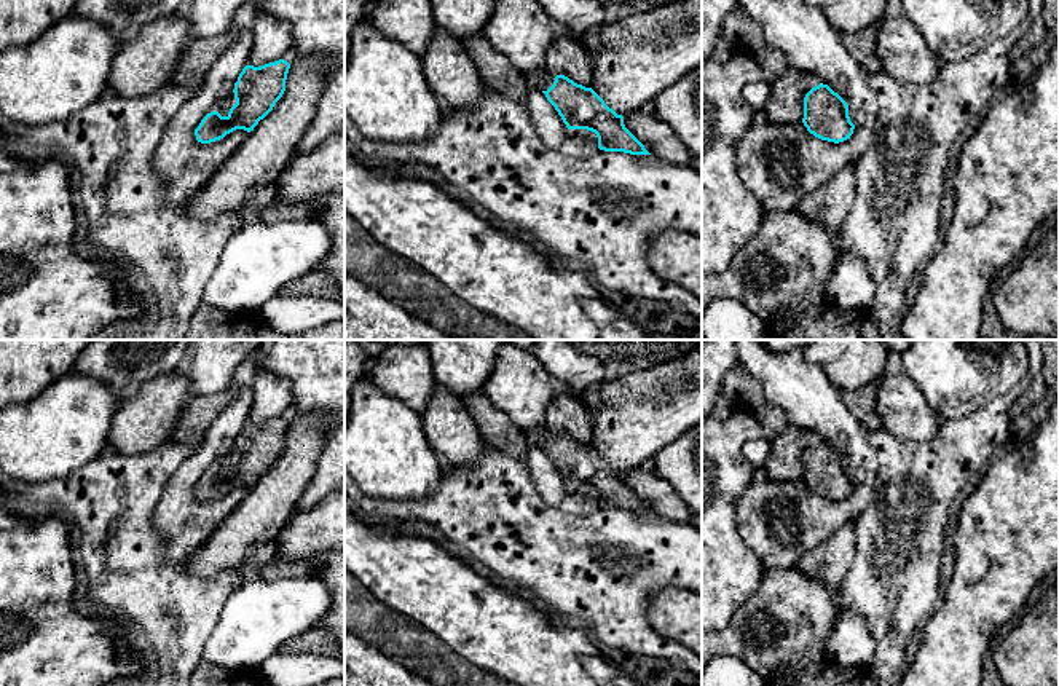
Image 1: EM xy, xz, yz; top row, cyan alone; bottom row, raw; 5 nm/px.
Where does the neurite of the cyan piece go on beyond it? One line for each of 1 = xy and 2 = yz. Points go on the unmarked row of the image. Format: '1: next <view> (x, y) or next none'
1: next none
2: next none

